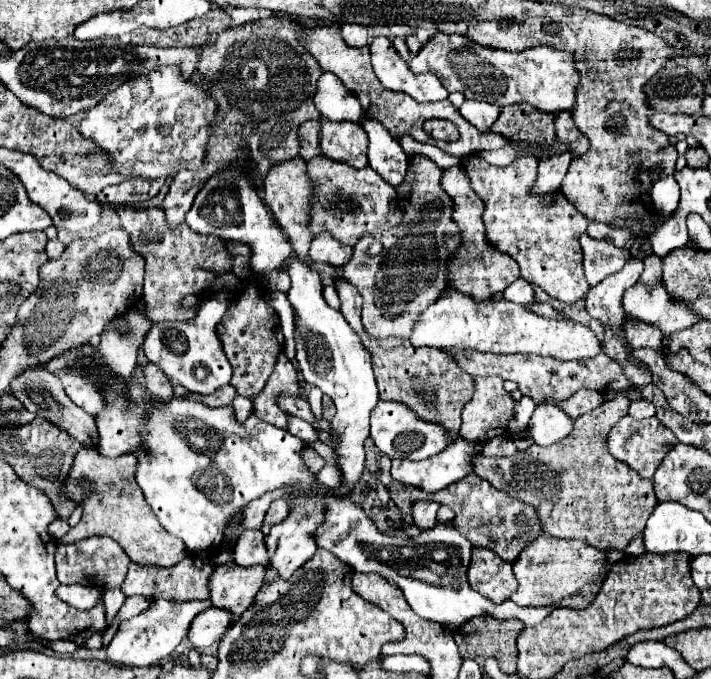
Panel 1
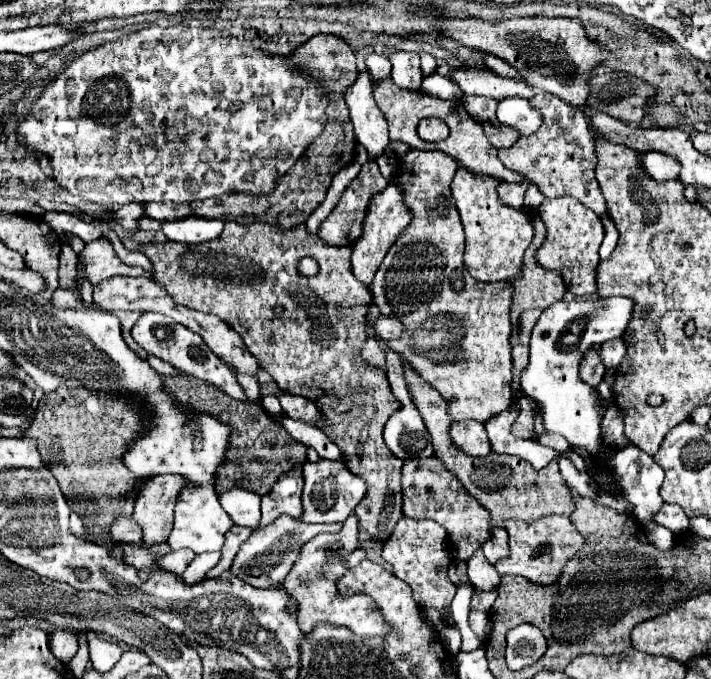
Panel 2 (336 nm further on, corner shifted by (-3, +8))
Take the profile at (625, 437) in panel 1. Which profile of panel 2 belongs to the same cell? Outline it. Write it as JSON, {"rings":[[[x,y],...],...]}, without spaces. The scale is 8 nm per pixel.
{"rings":[[[475,420],[453,422],[449,430],[449,438],[467,456],[487,456],[489,454],[487,434],[481,422],[475,422]]]}

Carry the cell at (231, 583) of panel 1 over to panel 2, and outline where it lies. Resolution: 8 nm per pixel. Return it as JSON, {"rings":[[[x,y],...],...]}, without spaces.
{"rings":[[[279,516],[271,524],[263,528],[255,528],[251,536],[241,544],[231,570],[237,578],[243,582],[255,586],[255,588],[271,588],[273,584],[279,584],[285,580],[285,576],[291,572],[295,558],[299,558],[299,552],[307,540],[321,532],[339,532],[341,524],[307,524],[301,518],[291,516]]]}

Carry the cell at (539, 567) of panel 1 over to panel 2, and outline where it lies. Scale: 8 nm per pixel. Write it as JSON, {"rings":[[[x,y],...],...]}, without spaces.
{"rings":[[[543,516],[533,522],[521,522],[521,520],[507,520],[505,530],[509,536],[509,556],[499,560],[495,564],[495,570],[505,576],[525,576],[535,584],[553,584],[557,576],[561,574],[567,560],[575,556],[583,548],[583,536],[577,532],[577,528],[571,524],[565,516]]]}

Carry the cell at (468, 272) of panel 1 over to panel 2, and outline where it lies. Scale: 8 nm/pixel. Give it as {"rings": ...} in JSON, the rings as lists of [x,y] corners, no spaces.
{"rings":[[[409,148],[407,154],[403,154],[399,158],[399,168],[395,168],[395,176],[391,182],[395,182],[401,190],[403,190],[403,204],[407,204],[409,212],[411,212],[411,226],[405,228],[403,234],[399,234],[399,240],[395,240],[395,244],[389,248],[387,256],[383,258],[375,280],[371,282],[371,292],[373,292],[373,302],[379,308],[381,314],[385,316],[397,316],[403,324],[403,336],[399,340],[389,342],[389,348],[395,350],[397,354],[401,354],[401,358],[413,366],[413,370],[431,386],[437,388],[443,396],[443,400],[447,402],[447,414],[451,416],[451,420],[479,420],[481,424],[485,424],[491,416],[497,416],[499,412],[511,408],[511,376],[513,376],[513,364],[511,364],[511,322],[509,322],[509,308],[511,308],[511,286],[509,284],[483,284],[475,278],[469,276],[467,268],[463,266],[463,252],[465,252],[465,232],[461,226],[461,218],[457,212],[457,206],[451,198],[451,180],[457,172],[457,162],[453,158],[449,158],[447,154],[433,150],[433,152],[425,152],[425,150],[417,150],[417,148]]]}

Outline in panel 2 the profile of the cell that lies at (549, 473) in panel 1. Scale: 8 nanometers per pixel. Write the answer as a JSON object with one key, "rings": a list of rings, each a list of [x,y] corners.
{"rings":[[[403,364],[403,368],[405,368],[405,380],[407,380],[409,392],[413,396],[413,402],[417,406],[417,410],[421,412],[423,422],[433,438],[435,456],[443,462],[443,466],[453,476],[457,476],[457,480],[463,484],[463,488],[483,508],[489,510],[489,514],[491,514],[491,518],[495,518],[495,522],[505,522],[511,518],[523,520],[523,522],[533,522],[547,514],[569,516],[573,512],[575,506],[569,496],[569,490],[563,484],[557,459],[551,460],[545,468],[535,470],[531,464],[527,464],[525,460],[521,460],[517,456],[495,456],[497,460],[493,458],[493,462],[489,462],[489,458],[471,458],[471,456],[463,454],[449,438],[451,418],[445,410],[445,402],[439,396],[439,392],[429,388],[427,382],[423,382],[423,378],[419,374],[415,374],[415,370],[409,364]]]}

